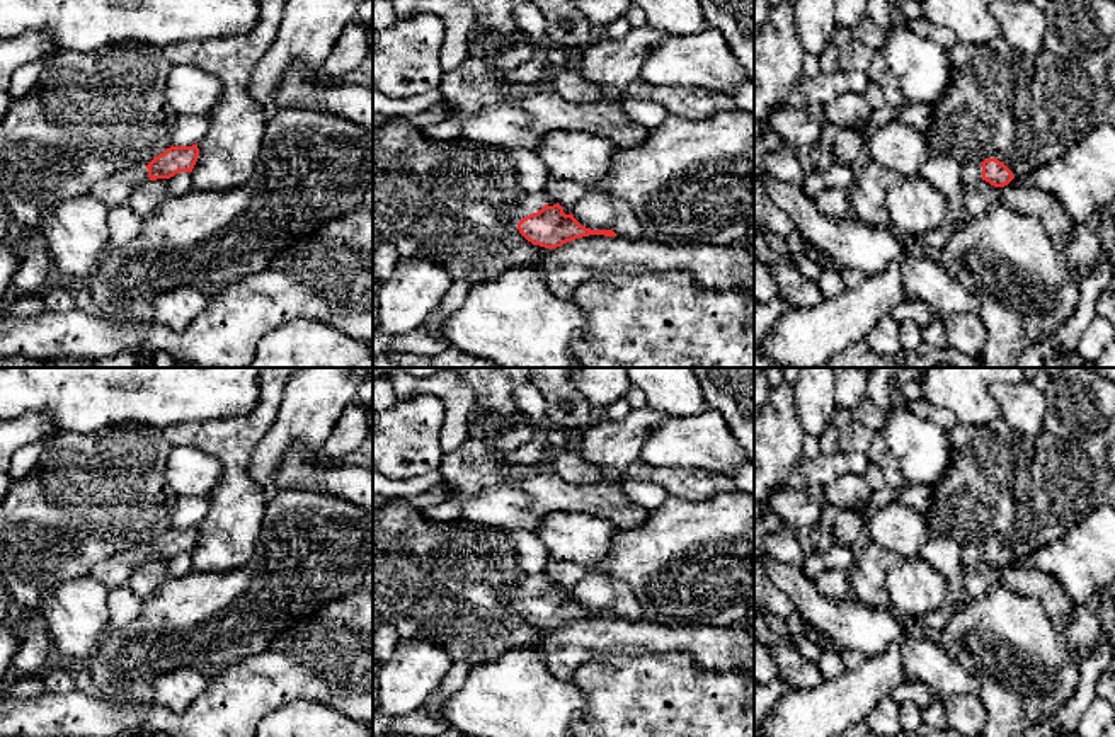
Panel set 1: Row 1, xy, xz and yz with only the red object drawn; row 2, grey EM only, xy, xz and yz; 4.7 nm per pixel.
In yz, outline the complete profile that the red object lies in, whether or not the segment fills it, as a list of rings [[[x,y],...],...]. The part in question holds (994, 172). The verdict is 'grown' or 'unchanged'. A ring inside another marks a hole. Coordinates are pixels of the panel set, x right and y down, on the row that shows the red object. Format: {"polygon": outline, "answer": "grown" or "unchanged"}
{"polygon": [[[998,158],[984,162],[967,162],[960,167],[962,186],[972,186],[986,180],[994,187],[1004,187],[1015,179],[1013,172]]], "answer": "grown"}

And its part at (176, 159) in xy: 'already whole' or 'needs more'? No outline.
needs more

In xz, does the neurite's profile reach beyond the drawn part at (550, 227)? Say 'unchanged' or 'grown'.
grown

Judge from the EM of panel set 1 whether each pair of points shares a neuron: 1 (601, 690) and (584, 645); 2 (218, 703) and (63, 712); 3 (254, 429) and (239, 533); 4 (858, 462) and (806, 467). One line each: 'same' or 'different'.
1: different
2: same
3: same
4: same

